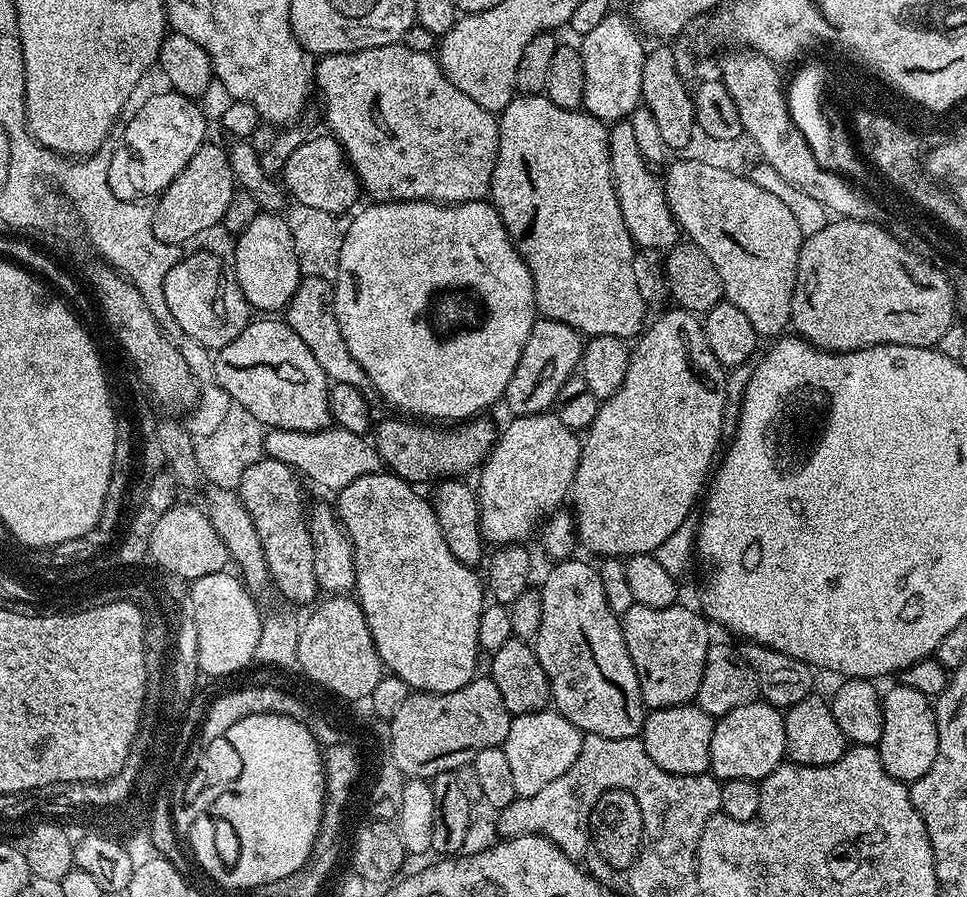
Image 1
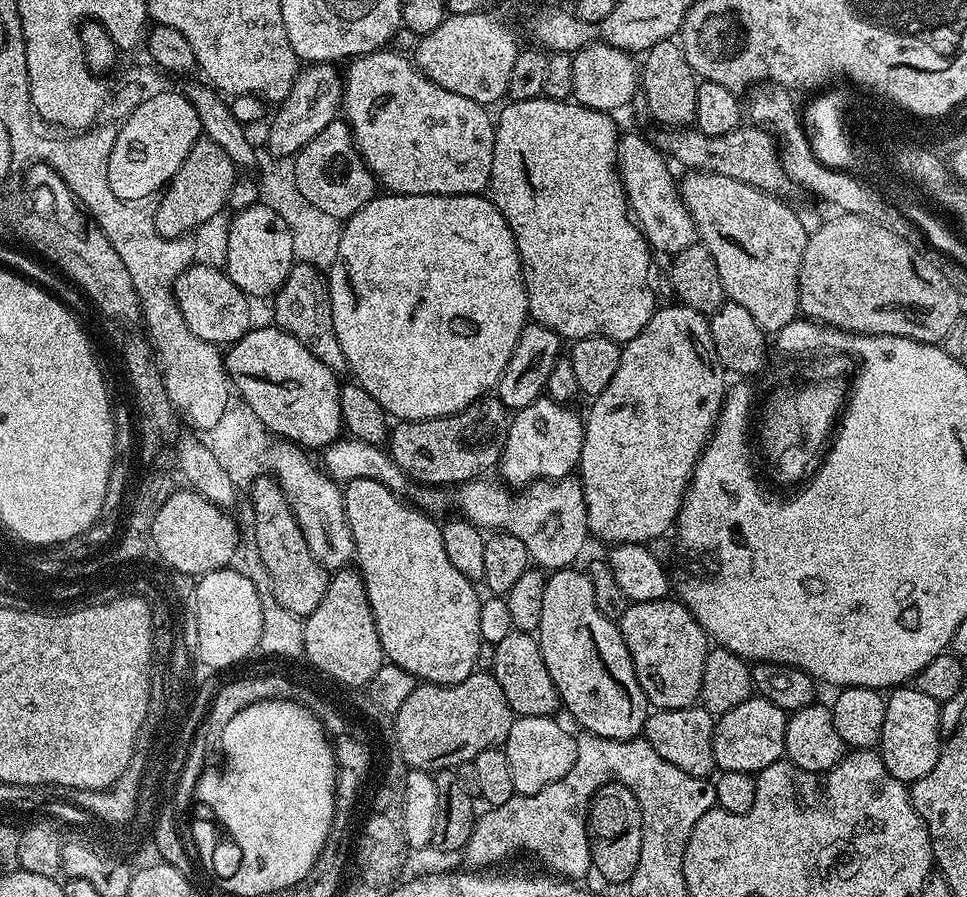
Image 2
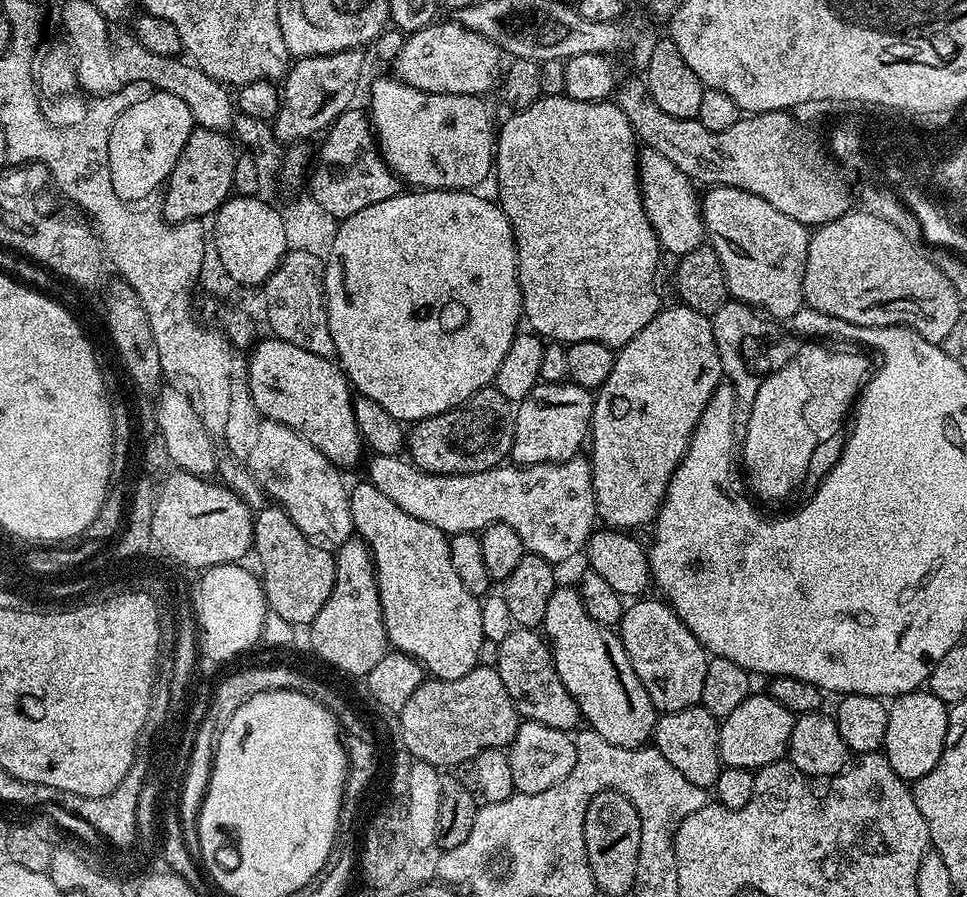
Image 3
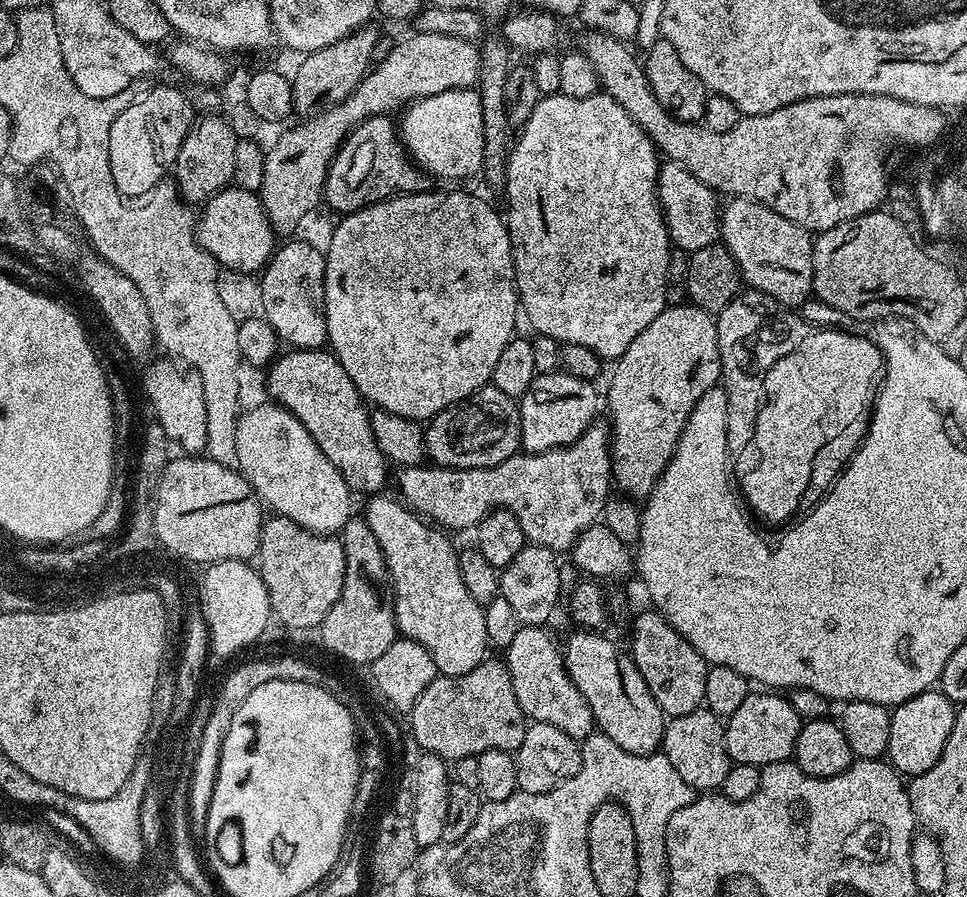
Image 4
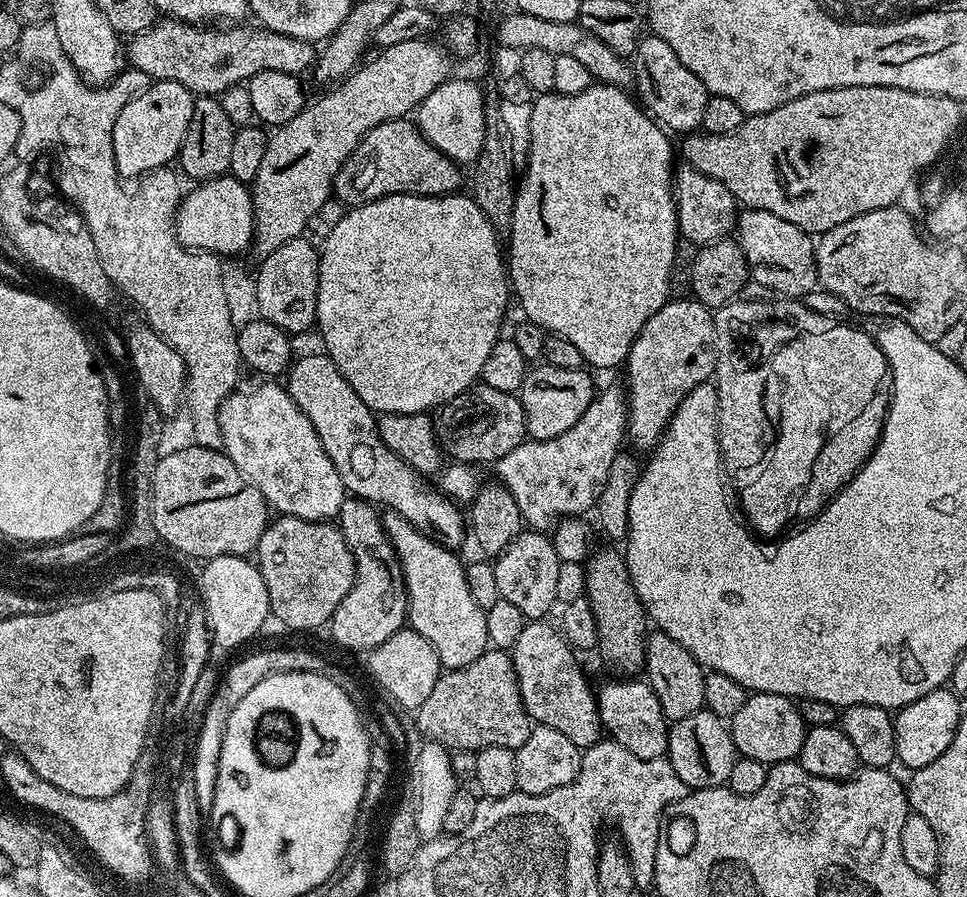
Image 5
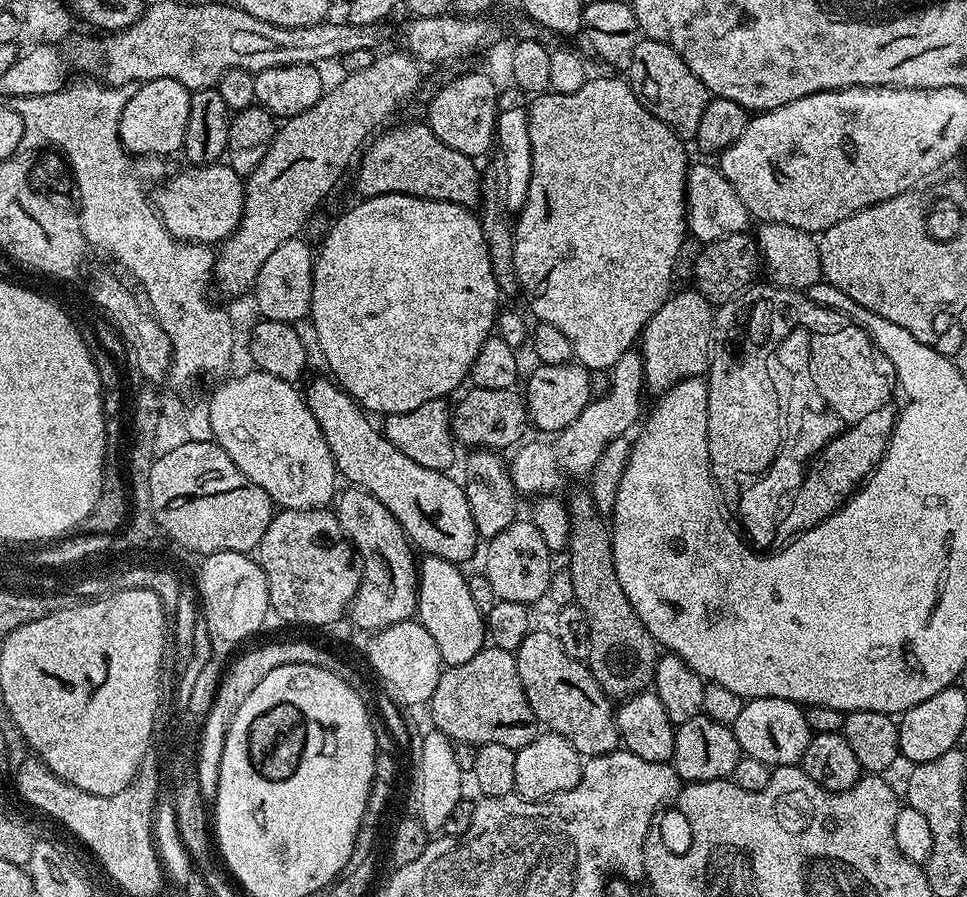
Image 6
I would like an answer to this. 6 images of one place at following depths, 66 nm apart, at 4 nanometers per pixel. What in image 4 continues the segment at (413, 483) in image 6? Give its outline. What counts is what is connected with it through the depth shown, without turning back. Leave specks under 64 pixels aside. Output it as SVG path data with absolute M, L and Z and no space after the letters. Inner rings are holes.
M301 348L288 350L285 356L284 353L277 355L266 372L266 392L310 430L310 438L318 442L318 450L334 462L338 474L342 474L353 493L380 494L385 491L390 462L382 450L378 450L378 442L374 442L369 405L331 351Z

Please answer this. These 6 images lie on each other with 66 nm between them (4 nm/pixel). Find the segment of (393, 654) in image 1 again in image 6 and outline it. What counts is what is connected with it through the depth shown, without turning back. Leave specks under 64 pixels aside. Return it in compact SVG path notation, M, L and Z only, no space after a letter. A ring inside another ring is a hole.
M425 555L418 564L418 599L416 601L416 616L426 630L430 630L430 638L438 642L440 657L445 665L451 666L470 662L478 650L486 647L486 616L485 613L478 610L474 598L470 598L470 586L468 585L468 576L465 575L457 565L446 562L446 558Z

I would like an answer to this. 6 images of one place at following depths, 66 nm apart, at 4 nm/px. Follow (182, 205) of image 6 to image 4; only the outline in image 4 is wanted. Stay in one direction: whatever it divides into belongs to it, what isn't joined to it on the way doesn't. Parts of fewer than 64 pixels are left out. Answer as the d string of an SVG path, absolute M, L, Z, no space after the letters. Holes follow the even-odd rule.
M229 186L214 194L203 205L196 221L196 241L208 251L221 269L259 273L278 244L278 236L268 221L259 195L245 188Z

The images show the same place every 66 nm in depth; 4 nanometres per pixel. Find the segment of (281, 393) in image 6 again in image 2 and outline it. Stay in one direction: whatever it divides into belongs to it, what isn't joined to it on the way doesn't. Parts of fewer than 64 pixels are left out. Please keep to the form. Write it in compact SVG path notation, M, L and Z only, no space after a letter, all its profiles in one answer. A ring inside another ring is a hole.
M280 438L269 443L263 463L286 494L292 513L296 515L298 526L306 538L306 546L310 546L310 554L314 554L321 568L339 570L349 567L353 563L356 547L346 518L341 485L331 480L327 472L318 467L317 461L315 464L308 456L311 455L300 445Z

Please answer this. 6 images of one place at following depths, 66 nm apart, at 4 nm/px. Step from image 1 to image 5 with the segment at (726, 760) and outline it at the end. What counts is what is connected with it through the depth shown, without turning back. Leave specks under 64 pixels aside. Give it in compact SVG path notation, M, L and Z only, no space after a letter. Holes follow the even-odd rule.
M765 692L749 695L742 710L732 716L730 727L737 753L769 766L795 761L802 750L806 731L800 709L789 697Z

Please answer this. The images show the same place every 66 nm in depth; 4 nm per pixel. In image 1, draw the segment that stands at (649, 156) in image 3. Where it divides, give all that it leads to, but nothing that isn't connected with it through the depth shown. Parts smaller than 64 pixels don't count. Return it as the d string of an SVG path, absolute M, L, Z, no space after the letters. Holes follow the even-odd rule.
M631 119L622 120L613 123L608 130L610 170L618 206L622 210L622 222L626 222L626 230L637 249L674 248L682 240L680 225L666 202L661 177L652 173L651 166L644 161L644 156L636 145L636 128L632 123Z

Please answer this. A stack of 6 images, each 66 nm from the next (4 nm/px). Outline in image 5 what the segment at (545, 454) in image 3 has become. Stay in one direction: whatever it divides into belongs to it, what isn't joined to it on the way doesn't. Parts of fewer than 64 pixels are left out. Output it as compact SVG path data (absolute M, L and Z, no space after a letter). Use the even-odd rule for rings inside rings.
M547 362L533 367L525 376L519 390L522 410L526 418L528 436L533 440L558 438L558 434L566 434L582 414L586 414L586 406L590 406L594 395L592 380L584 368L574 370L558 370L558 366Z

